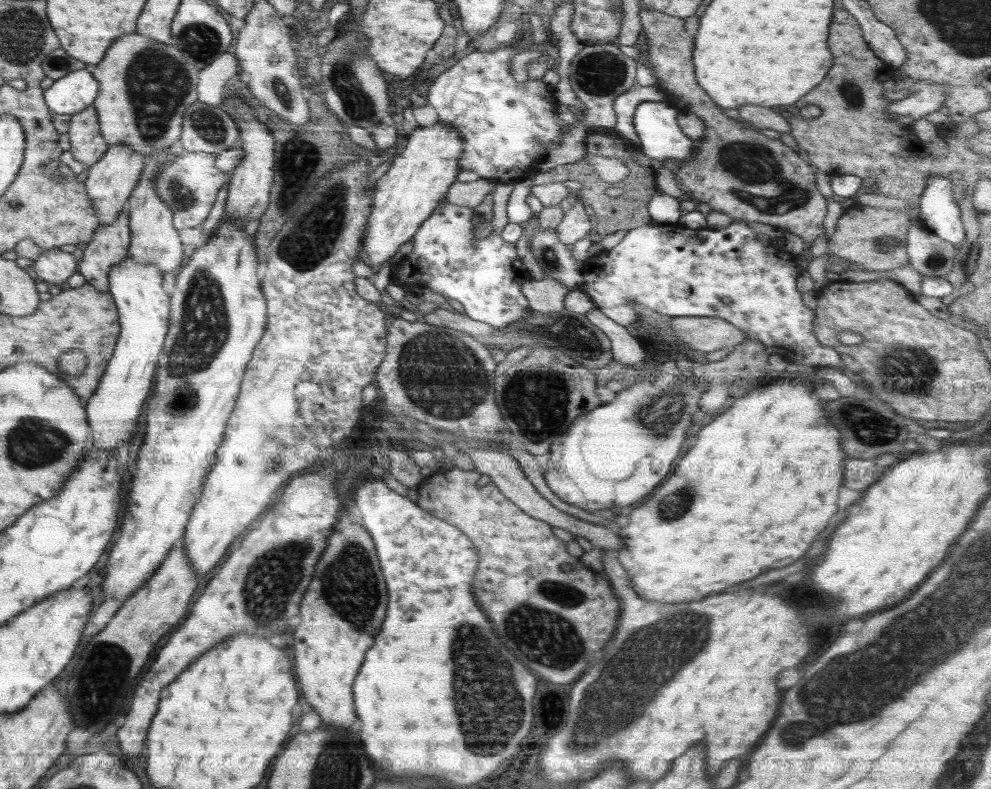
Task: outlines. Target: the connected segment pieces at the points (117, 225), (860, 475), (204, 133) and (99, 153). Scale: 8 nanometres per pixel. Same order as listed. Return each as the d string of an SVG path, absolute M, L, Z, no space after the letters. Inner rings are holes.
M126 211L112 224L97 229L92 241L86 243L78 273L96 290L109 292L109 274L129 256L132 232Z
M849 457L844 468L846 470L844 470L844 484L842 485L850 490L865 491L884 476L883 470L878 468L873 459Z
M196 101L186 108L178 148L183 152L216 153L236 146L240 129L219 105Z
M93 104L72 115L67 133L74 160L88 164L88 167L96 165L109 150L109 144L102 138L100 119Z

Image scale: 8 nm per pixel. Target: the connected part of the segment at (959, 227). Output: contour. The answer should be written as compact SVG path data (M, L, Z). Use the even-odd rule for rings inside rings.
M932 178L922 197L916 201L920 207L918 222L923 228L936 233L951 242L960 252L962 270L970 255L972 243L966 241L966 233L961 222L961 211L952 195L952 182L948 178Z

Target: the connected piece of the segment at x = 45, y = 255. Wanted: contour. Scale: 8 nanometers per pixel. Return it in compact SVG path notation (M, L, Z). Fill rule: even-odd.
M54 248L42 252L31 269L44 282L64 284L64 280L68 280L76 272L76 260L71 253Z

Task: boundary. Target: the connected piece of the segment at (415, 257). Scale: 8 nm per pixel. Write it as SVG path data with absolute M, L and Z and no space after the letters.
M444 198L411 238L412 251L396 265L391 282L401 286L410 299L417 298L416 290L430 290L447 298L454 298L462 303L468 317L486 322L495 330L503 330L516 320L526 319L531 312L528 300L522 294L522 285L533 279L517 256L516 245L506 242L500 235L496 238L489 236L476 239L471 222L473 215L473 208L455 206Z

